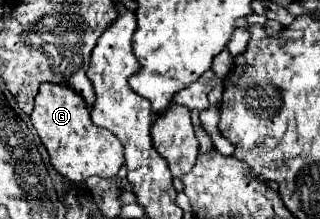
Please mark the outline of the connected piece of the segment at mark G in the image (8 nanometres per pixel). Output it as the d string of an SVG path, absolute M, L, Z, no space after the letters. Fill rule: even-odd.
M42 83L30 119L50 155L52 167L72 183L84 183L92 175L110 179L124 165L124 151L120 141L108 129L100 129L90 121L86 103L68 87Z

